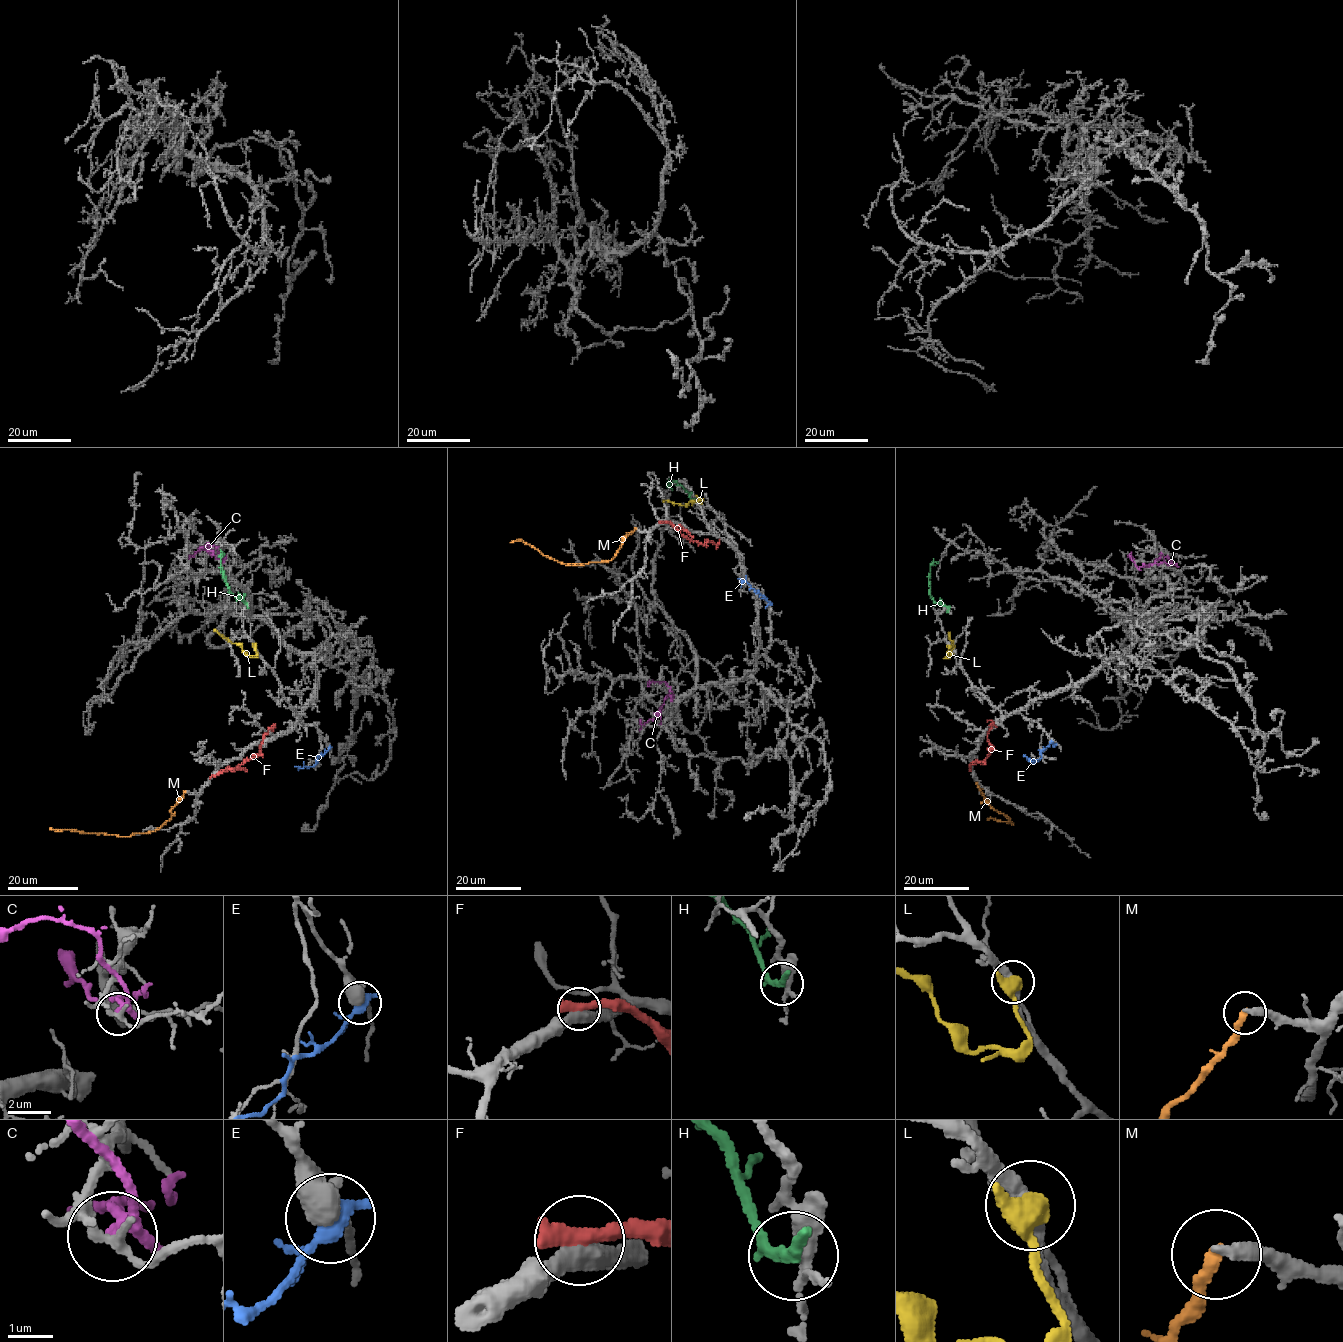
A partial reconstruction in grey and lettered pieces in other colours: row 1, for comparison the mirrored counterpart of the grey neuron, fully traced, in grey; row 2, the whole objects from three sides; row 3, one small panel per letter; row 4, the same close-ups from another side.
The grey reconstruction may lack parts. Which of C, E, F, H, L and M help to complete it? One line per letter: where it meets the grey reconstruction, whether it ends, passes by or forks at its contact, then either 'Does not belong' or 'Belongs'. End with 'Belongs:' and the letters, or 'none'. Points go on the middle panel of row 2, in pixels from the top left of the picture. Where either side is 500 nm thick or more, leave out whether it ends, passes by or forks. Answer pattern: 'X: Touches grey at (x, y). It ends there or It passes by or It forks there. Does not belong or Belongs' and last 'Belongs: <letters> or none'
C: Touches grey at (668, 689). It forks there. Does not belong
E: Touches grey at (769, 603). It passes by. Does not belong
F: Touches grey at (661, 522). It ends there. Does not belong
H: Touches grey at (693, 501). It passes by. Does not belong
L: Touches grey at (700, 502). It passes by. Does not belong
M: Touches grey at (635, 529). It ends there. Does not belong
Belongs: none

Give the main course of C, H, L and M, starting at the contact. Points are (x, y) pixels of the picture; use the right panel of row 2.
C: (1137, 569), (1161, 564), (1166, 556), (1172, 564), (1166, 564)
H: (948, 609), (937, 604), (930, 594), (930, 567), (932, 562), (938, 563)
L: (950, 646), (949, 657), (952, 646), (949, 632)
M: (977, 783), (991, 806), (1009, 819), (1012, 825), (988, 819), (991, 817)

